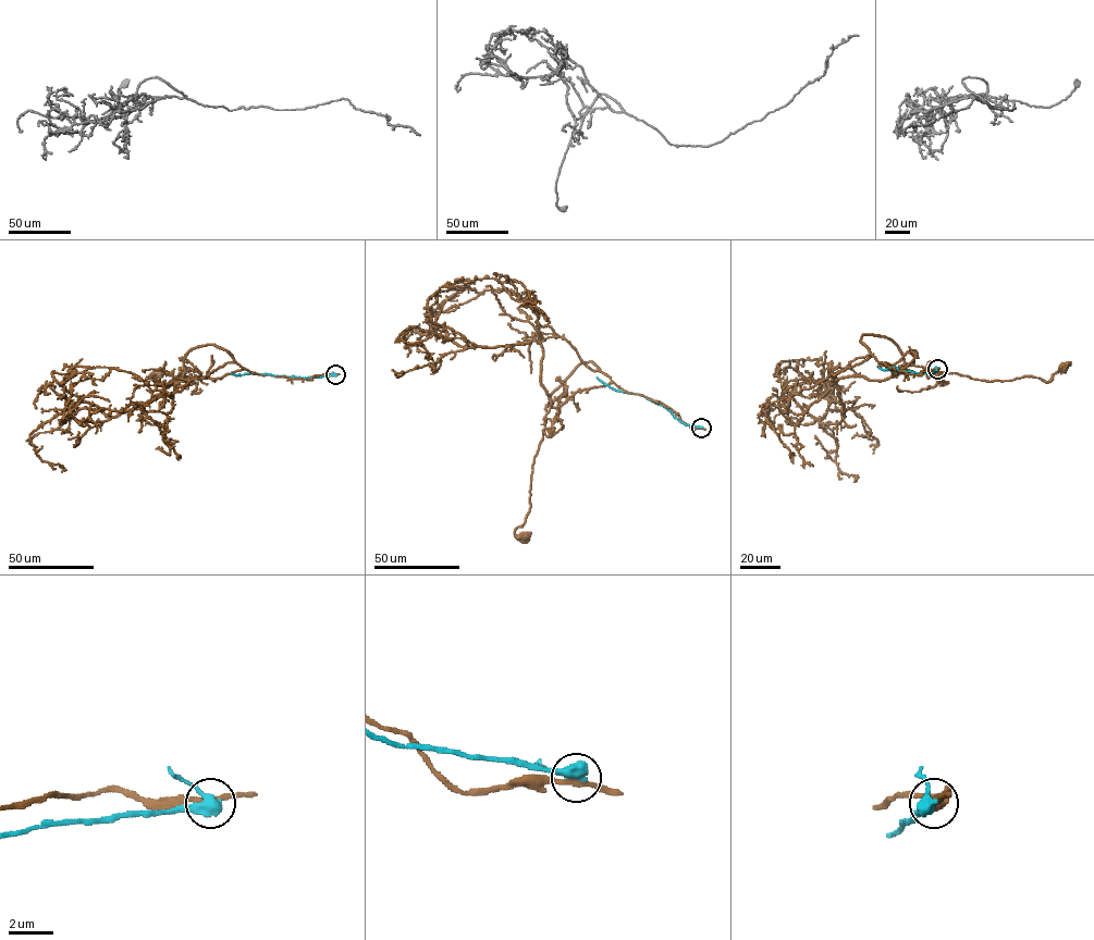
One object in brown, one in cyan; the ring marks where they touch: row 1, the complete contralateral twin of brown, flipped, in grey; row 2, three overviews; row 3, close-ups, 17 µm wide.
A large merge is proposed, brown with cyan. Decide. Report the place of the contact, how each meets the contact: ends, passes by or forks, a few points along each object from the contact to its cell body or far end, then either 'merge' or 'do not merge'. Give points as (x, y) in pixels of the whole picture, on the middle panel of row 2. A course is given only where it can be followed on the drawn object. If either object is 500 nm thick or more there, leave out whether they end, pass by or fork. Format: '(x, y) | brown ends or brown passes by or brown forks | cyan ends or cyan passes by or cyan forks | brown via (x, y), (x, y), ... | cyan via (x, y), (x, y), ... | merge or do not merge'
(701, 428) | brown passes by | cyan passes by | brown via (701, 428), (625, 392), (592, 362), (580, 363), (550, 397), (530, 508), (514, 532), (525, 536) | cyan via (701, 428), (685, 424), (665, 407), (639, 394), (616, 391), (597, 378) | do not merge

